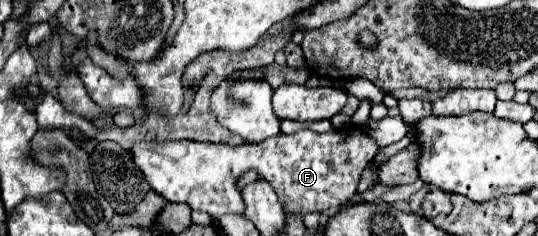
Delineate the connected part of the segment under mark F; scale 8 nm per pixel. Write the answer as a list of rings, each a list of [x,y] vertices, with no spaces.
[[[350,124],[348,128],[332,130],[326,134],[318,134],[312,130],[298,130],[296,134],[290,134],[290,136],[280,134],[258,144],[238,144],[238,146],[194,142],[194,140],[180,140],[180,142],[170,140],[170,142],[152,142],[152,144],[140,142],[132,148],[132,154],[134,154],[136,166],[144,172],[154,192],[164,196],[168,202],[184,202],[192,210],[206,212],[216,220],[224,214],[244,216],[246,204],[242,196],[242,186],[238,186],[238,178],[248,170],[256,170],[260,180],[272,184],[286,214],[296,214],[296,216],[306,216],[310,212],[322,214],[328,208],[344,206],[344,202],[348,202],[356,194],[360,176],[364,168],[374,160],[378,150],[380,146],[374,142],[374,138],[370,138],[362,128]]]

